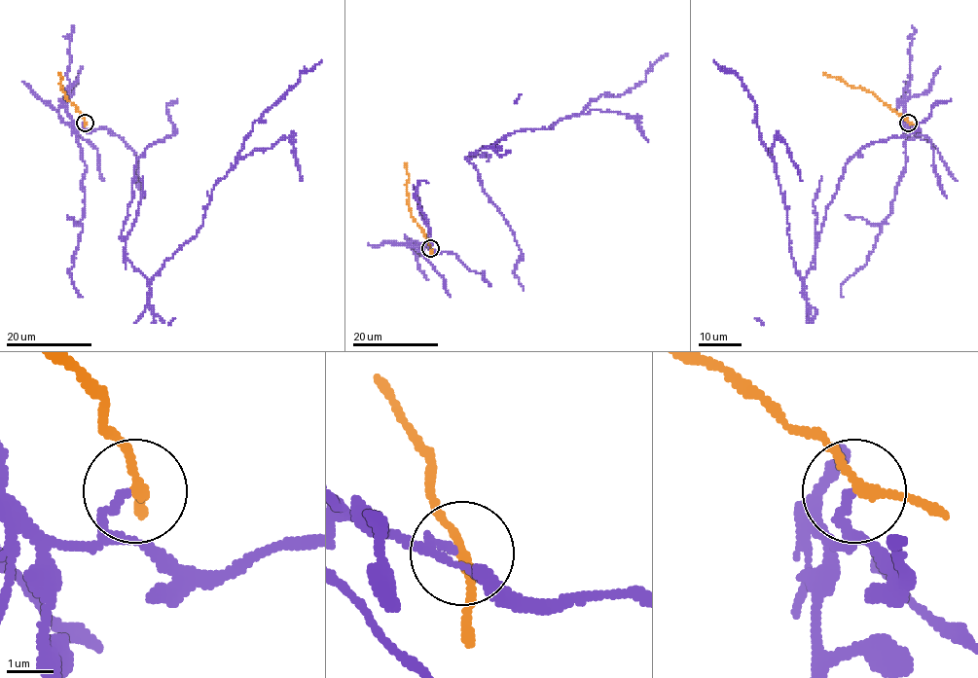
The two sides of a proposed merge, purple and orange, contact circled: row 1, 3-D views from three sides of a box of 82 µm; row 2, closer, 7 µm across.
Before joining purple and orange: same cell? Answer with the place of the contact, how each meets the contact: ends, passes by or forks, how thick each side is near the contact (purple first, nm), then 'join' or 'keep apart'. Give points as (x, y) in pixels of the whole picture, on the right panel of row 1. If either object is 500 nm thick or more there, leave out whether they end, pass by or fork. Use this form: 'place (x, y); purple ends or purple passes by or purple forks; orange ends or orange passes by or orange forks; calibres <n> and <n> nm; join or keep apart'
place (908, 123); purple ends; orange passes by; calibres 150 and 180 nm; keep apart

